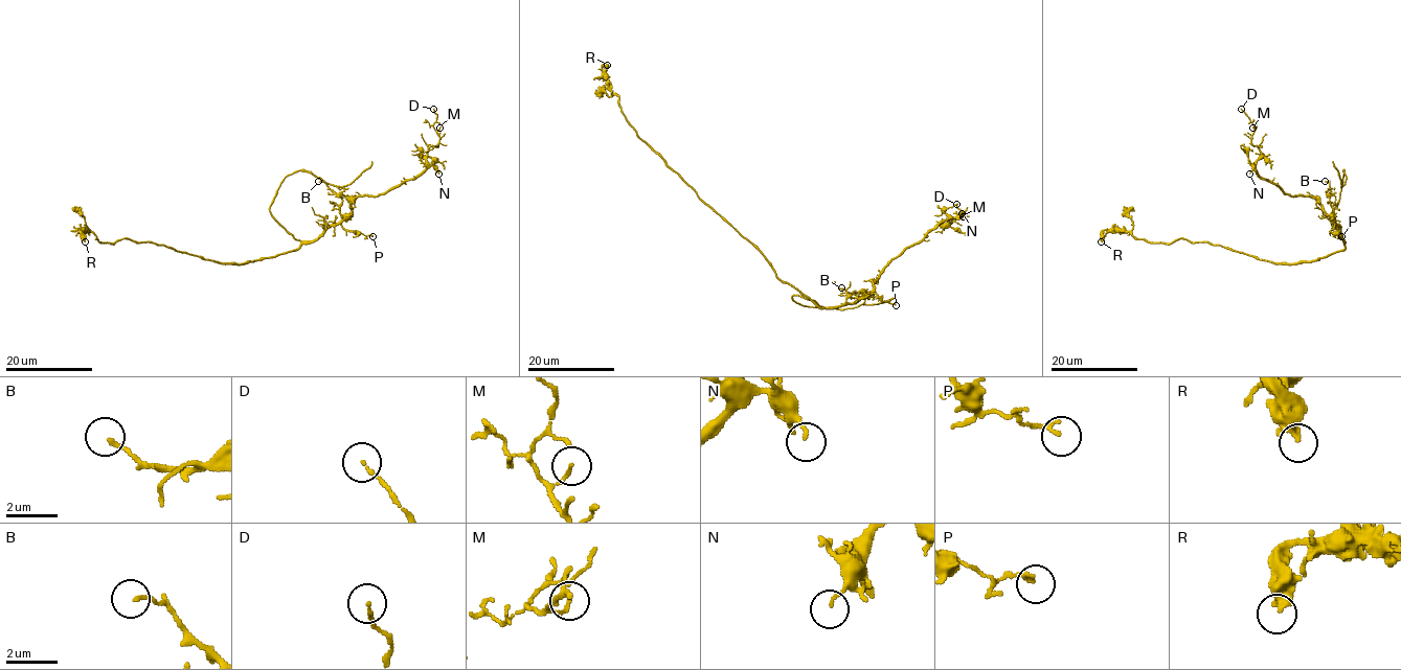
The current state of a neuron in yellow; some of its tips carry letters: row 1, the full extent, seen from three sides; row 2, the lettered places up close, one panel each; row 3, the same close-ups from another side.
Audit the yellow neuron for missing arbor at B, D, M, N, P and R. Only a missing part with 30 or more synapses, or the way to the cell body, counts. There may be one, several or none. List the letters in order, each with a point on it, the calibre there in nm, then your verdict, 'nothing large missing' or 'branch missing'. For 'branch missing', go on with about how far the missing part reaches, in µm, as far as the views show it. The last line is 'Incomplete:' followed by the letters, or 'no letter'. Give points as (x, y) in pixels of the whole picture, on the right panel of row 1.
B: at (1325, 181); 140 nm thick; nothing large missing
D: at (1241, 109); 130 nm thick; nothing large missing
M: at (1252, 128); 120 nm thick; nothing large missing
N: at (1249, 174); 110 nm thick; nothing large missing
P: at (1341, 236); 160 nm thick; nothing large missing
R: at (1101, 241); 380 nm thick; nothing large missing
Incomplete: no letter

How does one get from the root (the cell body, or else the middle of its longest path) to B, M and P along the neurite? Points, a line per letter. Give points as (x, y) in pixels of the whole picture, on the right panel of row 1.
B: (1320, 257), (1345, 247), (1330, 201), (1330, 184), (1325, 181)
M: (1320, 257), (1345, 247), (1340, 228), (1313, 199), (1288, 195), (1259, 175), (1252, 128)
P: (1320, 257), (1345, 247), (1336, 224), (1331, 231), (1341, 236)

